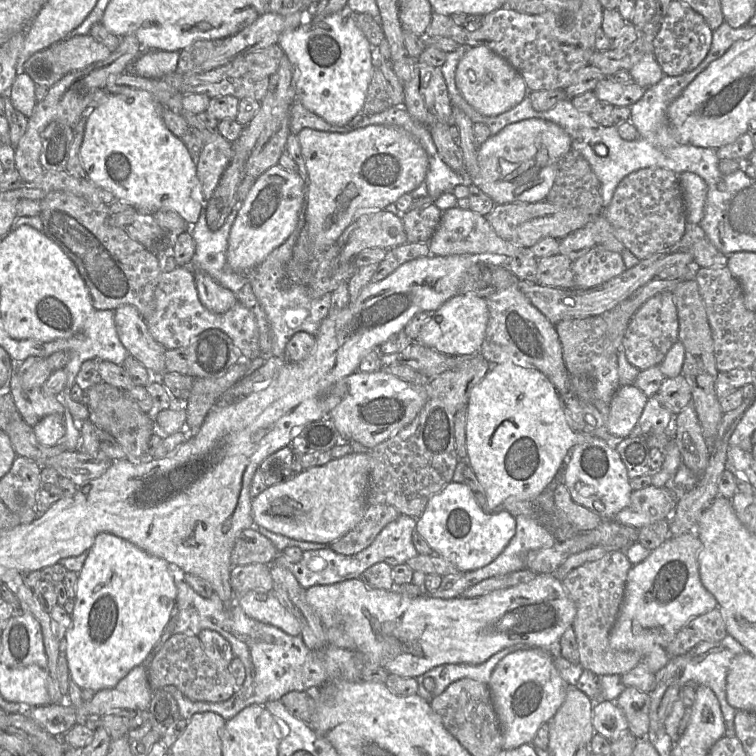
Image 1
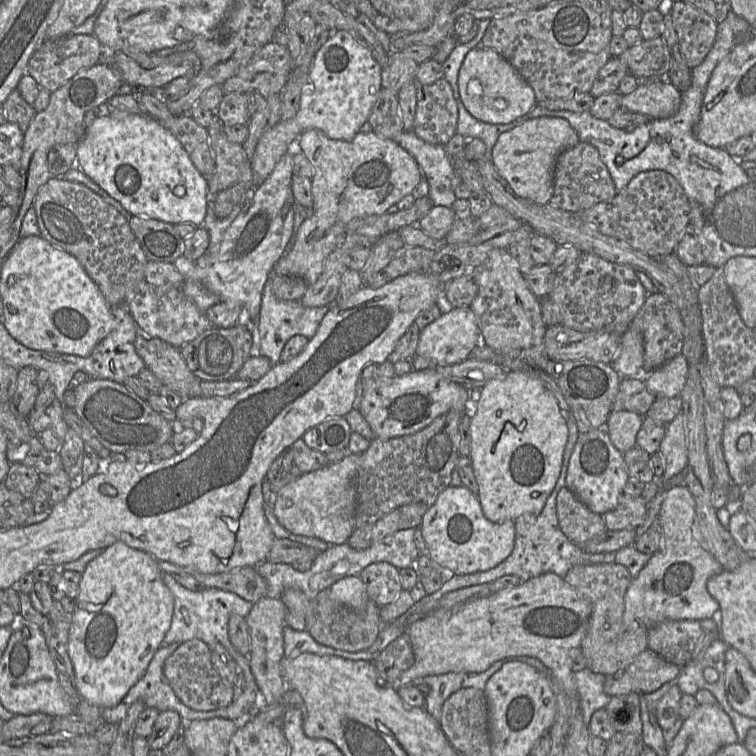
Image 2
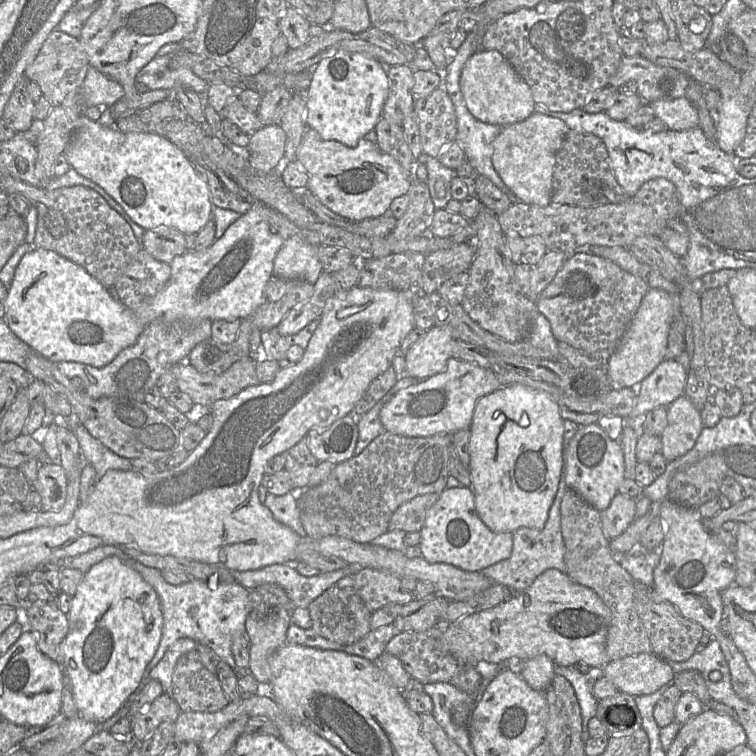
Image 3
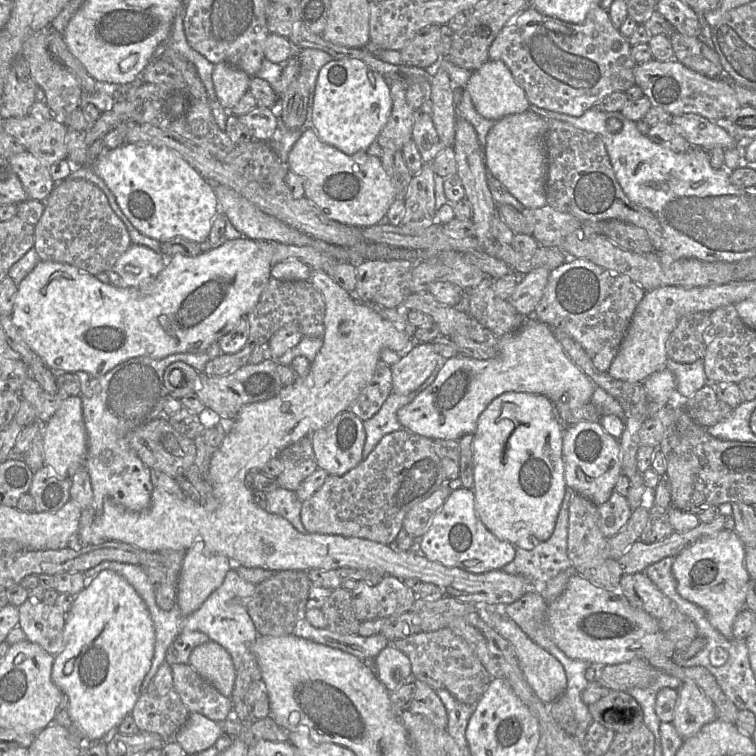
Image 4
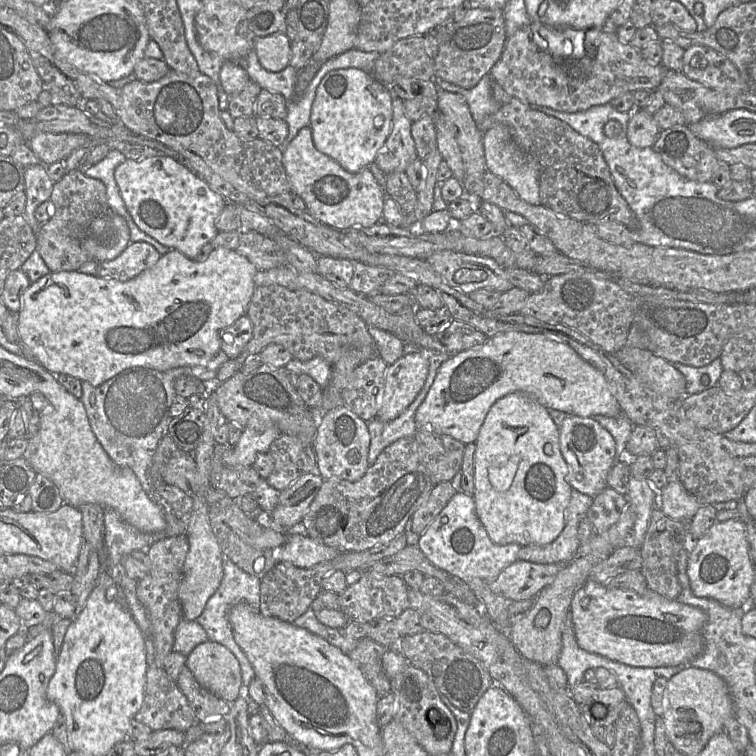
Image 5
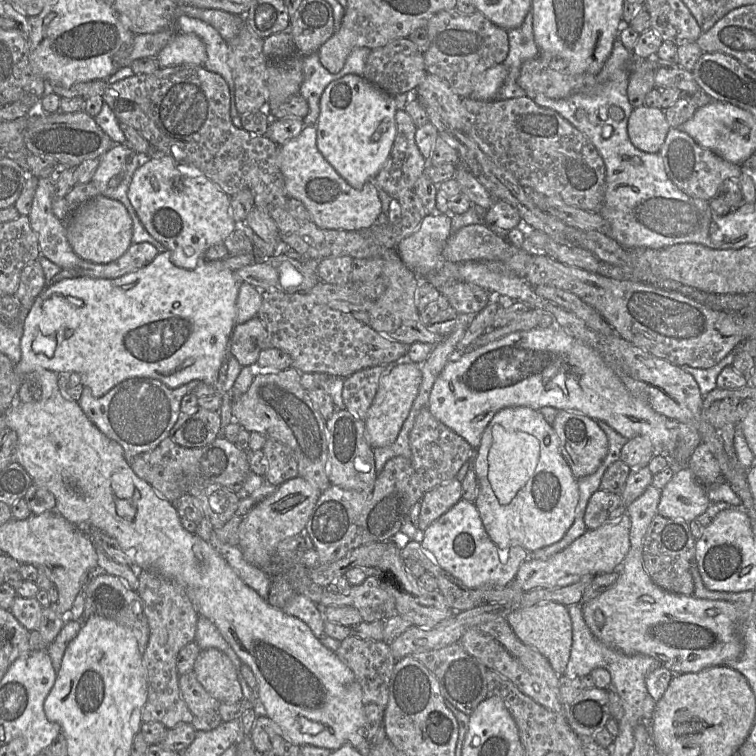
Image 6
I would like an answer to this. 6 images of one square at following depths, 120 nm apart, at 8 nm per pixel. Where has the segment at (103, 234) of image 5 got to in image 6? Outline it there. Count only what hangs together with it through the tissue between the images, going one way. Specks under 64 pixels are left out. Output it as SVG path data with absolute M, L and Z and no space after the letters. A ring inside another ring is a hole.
M98 195L83 203L70 215L66 236L73 251L94 263L110 263L122 256L132 244L133 224L126 207L118 200Z

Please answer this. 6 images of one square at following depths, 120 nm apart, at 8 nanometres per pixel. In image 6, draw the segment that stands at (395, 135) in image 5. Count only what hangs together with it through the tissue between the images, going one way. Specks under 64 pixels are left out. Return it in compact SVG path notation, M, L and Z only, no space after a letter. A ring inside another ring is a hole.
M403 110L395 113L396 137L391 152L375 176L375 185L392 198L406 189L414 189L420 176L427 173L427 160L421 154L416 141L417 127Z

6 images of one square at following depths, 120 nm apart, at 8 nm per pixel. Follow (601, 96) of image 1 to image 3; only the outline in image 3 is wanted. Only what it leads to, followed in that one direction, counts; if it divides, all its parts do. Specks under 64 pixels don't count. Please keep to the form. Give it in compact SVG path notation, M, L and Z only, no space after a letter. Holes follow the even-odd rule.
M686 97L657 100L649 104L655 117L670 130L684 131L699 126L698 112Z

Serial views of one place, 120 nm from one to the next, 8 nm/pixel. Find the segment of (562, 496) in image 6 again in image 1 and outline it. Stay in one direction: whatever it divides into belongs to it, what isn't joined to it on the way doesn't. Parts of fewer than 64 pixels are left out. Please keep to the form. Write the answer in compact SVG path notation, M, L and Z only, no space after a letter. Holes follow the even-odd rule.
M512 362L492 365L483 379L476 384L470 392L467 404L466 423L466 448L467 463L471 466L479 483L484 489L487 509L490 511L500 511L498 507L509 497L519 500L528 500L536 497L547 489L559 472L562 471L562 463L565 456L574 446L577 445L577 433L575 433L567 423L565 413L562 409L560 395L549 379L539 370L531 367L522 367Z

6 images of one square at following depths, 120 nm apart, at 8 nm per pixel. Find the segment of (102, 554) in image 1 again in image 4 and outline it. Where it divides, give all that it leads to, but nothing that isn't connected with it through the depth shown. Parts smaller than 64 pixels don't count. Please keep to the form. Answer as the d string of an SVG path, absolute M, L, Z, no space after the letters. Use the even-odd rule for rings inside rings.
M102 570L94 578L88 580L85 588L75 596L72 607L66 615L63 643L60 652L55 655L51 677L53 683L68 698L69 715L73 722L73 730L76 735L78 735L81 743L85 743L86 741L97 742L101 740L108 732L113 729L117 729L127 715L131 715L131 712L141 694L142 682L151 666L155 649L155 641L156 635L154 624L144 600L139 596L134 587L118 573L112 570Z

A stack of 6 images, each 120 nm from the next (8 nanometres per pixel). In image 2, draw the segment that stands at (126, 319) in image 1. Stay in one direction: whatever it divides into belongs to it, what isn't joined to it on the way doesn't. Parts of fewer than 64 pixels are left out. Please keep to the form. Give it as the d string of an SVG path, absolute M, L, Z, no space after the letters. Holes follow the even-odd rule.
M136 323L135 349L147 366L171 390L181 395L183 401L201 396L199 379L188 368L180 349L168 342L154 338Z

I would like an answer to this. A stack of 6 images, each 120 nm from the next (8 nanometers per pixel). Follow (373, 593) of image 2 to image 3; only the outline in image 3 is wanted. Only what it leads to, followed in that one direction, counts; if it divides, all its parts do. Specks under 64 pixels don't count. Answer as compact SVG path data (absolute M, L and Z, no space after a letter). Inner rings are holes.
M364 568L354 580L354 590L371 613L387 604L404 606L414 600L414 592L402 586L401 578L387 571Z

